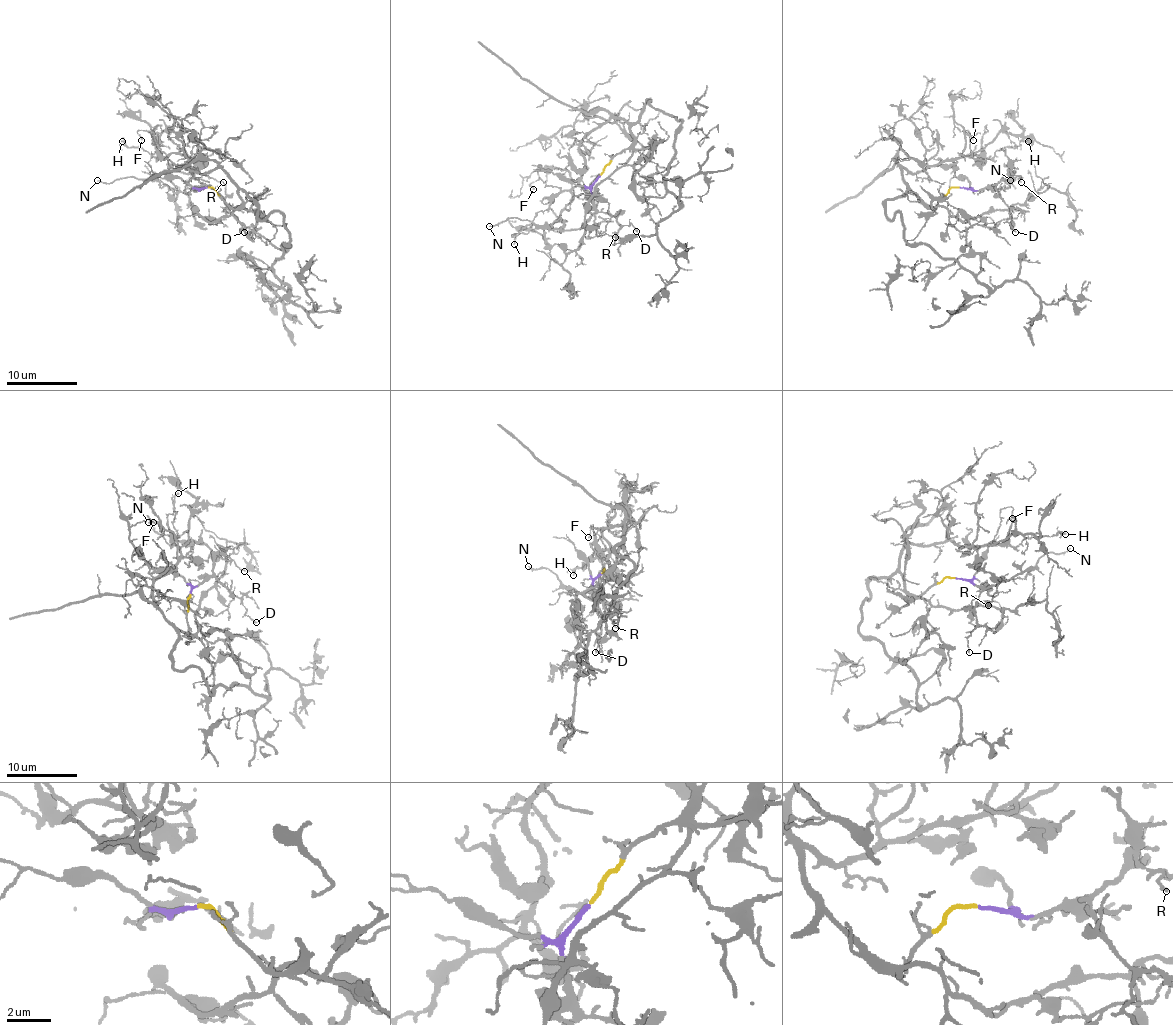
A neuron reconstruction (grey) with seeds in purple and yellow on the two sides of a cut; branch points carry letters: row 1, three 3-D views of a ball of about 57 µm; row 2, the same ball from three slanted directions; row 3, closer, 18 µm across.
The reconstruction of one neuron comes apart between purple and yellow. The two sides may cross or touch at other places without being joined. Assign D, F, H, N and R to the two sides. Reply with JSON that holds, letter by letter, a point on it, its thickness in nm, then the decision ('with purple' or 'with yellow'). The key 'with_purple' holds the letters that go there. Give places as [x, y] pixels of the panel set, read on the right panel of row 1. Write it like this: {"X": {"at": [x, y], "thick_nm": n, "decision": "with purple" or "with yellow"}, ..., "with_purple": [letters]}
{"D": {"at": [1015, 232], "thick_nm": 120, "decision": "with purple"}, "F": {"at": [973, 140], "thick_nm": 110, "decision": "with yellow"}, "H": {"at": [1028, 141], "thick_nm": 120, "decision": "with yellow"}, "N": {"at": [1010, 180], "thick_nm": 110, "decision": "with purple"}, "R": {"at": [1021, 182], "thick_nm": 90, "decision": "with purple"}, "with_purple": ["D", "N", "R"]}

